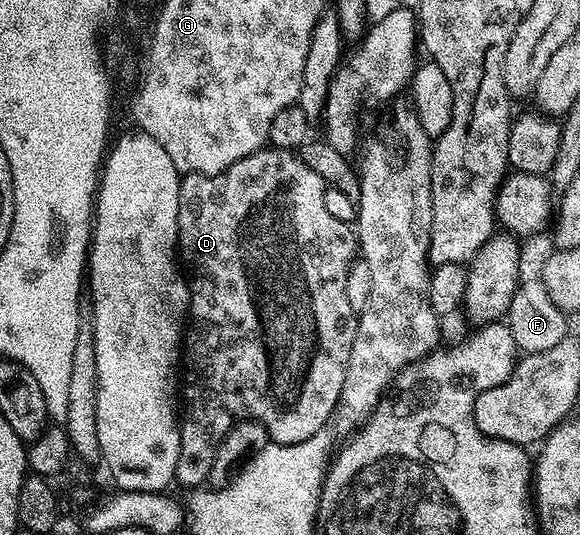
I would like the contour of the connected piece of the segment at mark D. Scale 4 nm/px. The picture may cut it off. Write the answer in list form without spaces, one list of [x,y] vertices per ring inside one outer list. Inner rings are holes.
[[[276,148],[256,150],[253,154],[243,156],[243,160],[235,160],[235,164],[218,174],[189,172],[182,177],[177,244],[180,261],[187,271],[189,313],[183,331],[183,409],[179,414],[179,460],[173,473],[176,485],[206,485],[211,472],[211,460],[215,460],[215,448],[220,444],[221,437],[233,427],[235,420],[262,422],[270,439],[278,446],[297,444],[326,429],[333,409],[337,406],[338,396],[341,395],[343,376],[347,372],[351,348],[357,335],[358,315],[351,308],[351,300],[347,300],[347,272],[359,250],[354,227],[343,220],[335,220],[335,216],[327,212],[323,201],[326,189],[327,183],[321,179],[319,172],[313,172],[307,166],[304,157],[291,150]]]

